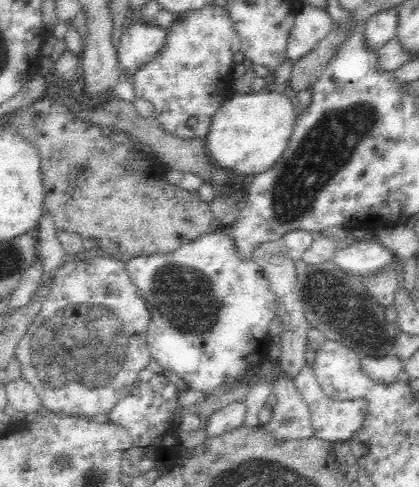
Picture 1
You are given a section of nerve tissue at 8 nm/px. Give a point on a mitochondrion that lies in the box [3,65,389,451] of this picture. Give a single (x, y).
(86, 350)

